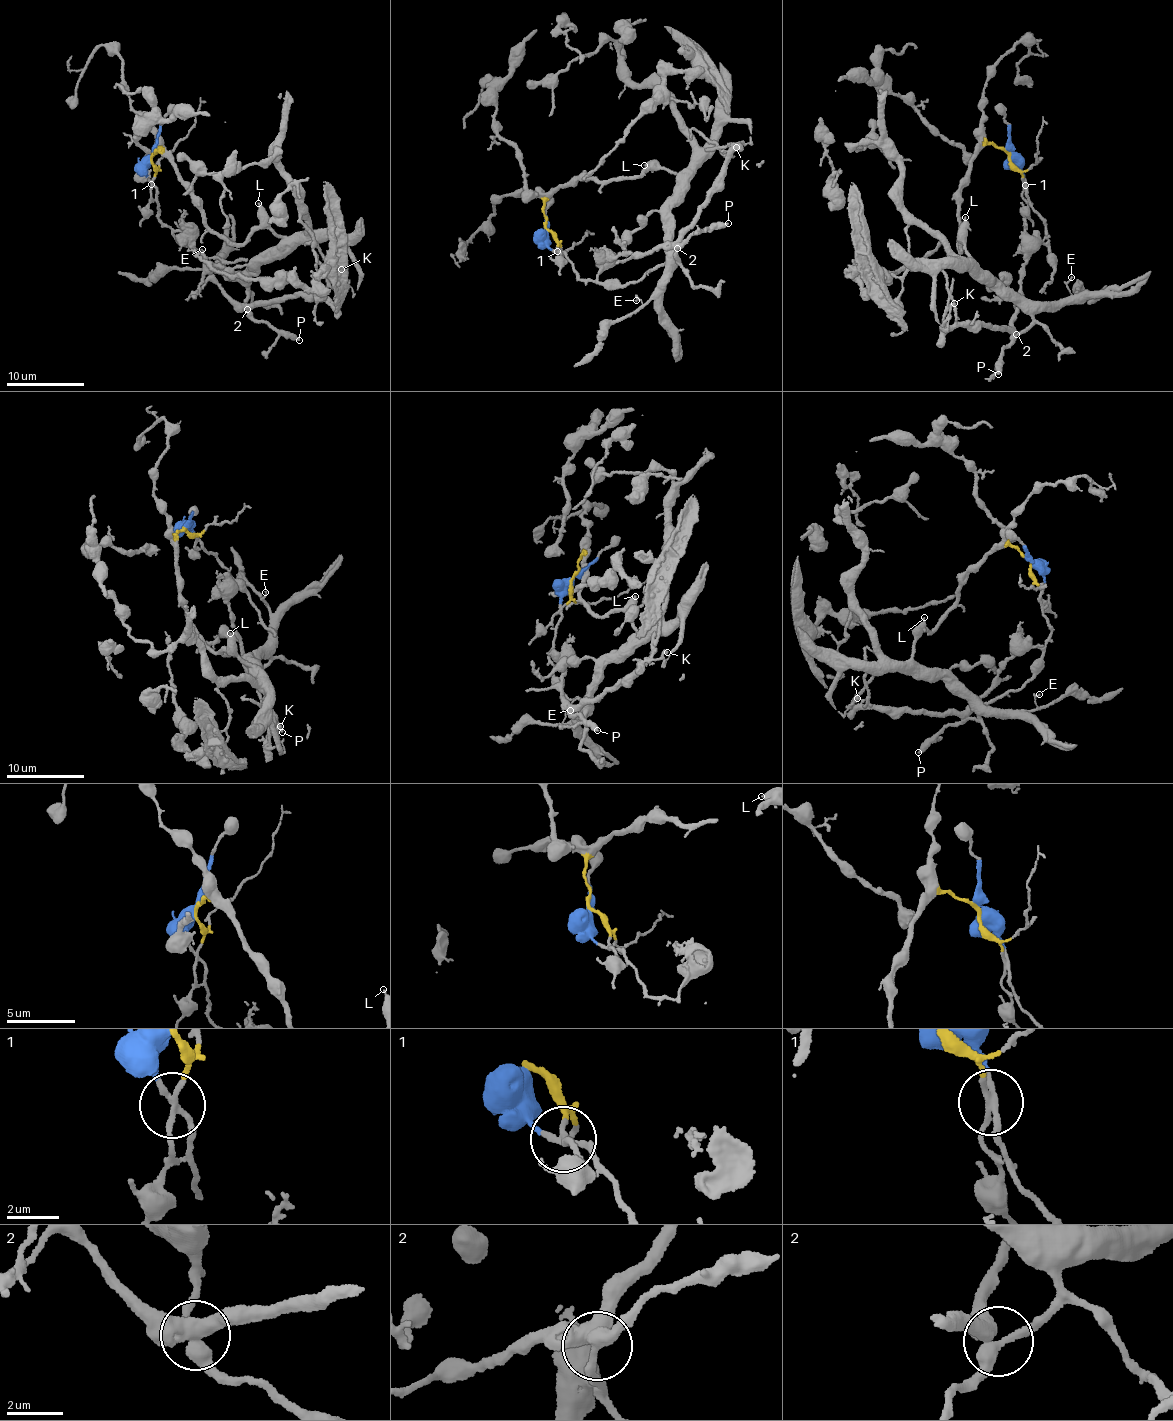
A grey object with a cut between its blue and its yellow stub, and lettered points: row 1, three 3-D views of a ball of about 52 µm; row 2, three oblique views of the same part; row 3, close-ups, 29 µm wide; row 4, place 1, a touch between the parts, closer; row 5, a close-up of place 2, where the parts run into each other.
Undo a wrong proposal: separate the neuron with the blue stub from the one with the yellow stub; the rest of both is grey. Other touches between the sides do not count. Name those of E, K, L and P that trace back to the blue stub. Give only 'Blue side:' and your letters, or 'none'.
Blue side: K

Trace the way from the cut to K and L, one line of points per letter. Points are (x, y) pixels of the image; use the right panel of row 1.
K: (1009, 151), (1048, 239), (1037, 244), (1023, 270), (1013, 327), (1003, 331), (961, 324), (942, 330), (955, 303)
L: (1009, 151), (983, 144), (976, 155), (961, 190), (960, 251), (966, 216)

